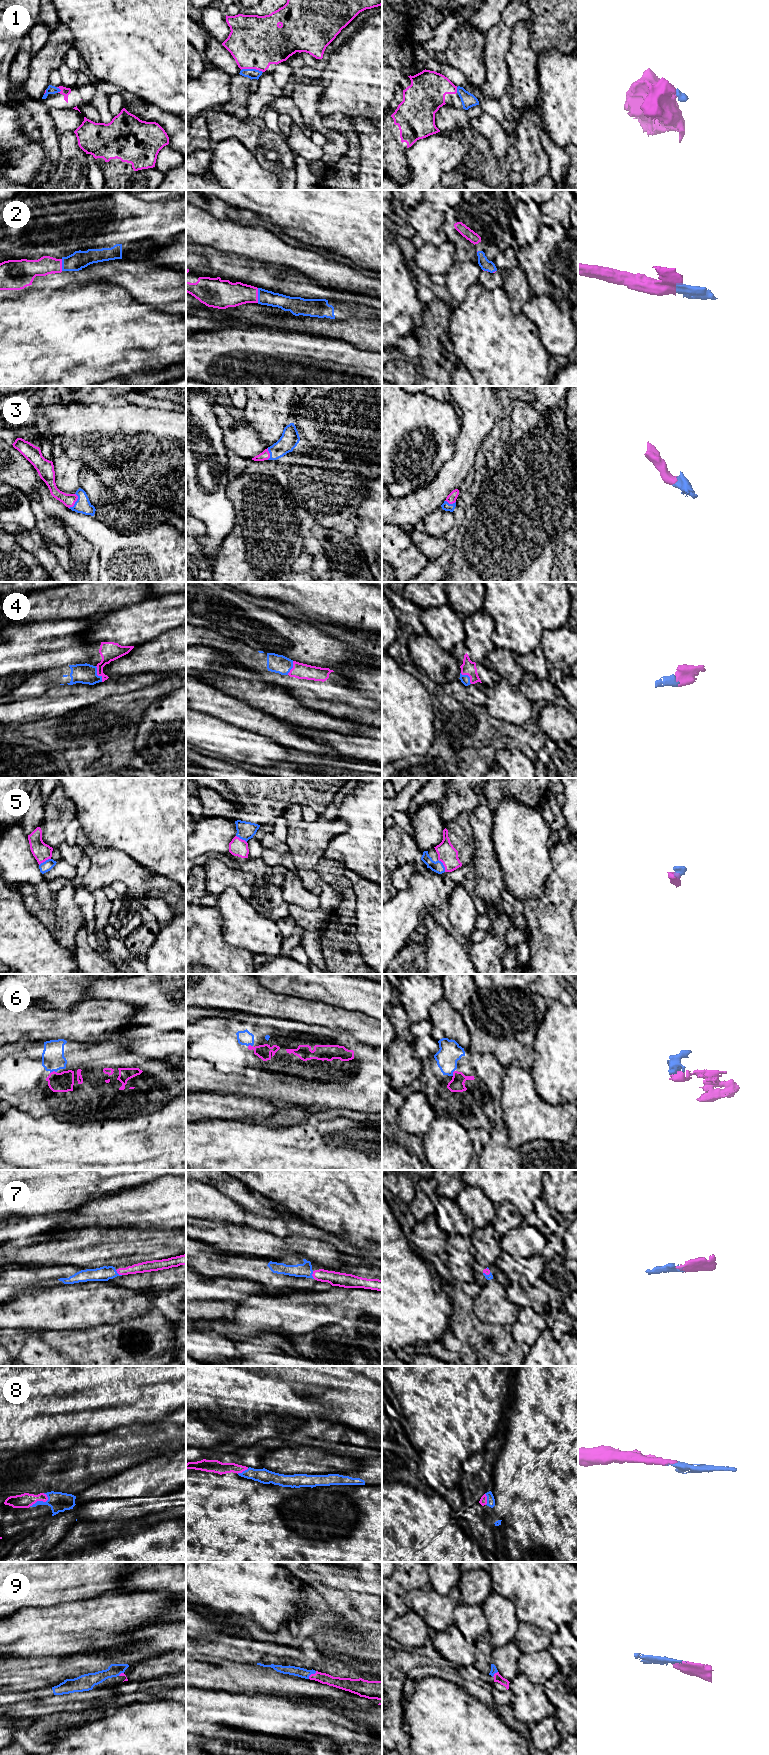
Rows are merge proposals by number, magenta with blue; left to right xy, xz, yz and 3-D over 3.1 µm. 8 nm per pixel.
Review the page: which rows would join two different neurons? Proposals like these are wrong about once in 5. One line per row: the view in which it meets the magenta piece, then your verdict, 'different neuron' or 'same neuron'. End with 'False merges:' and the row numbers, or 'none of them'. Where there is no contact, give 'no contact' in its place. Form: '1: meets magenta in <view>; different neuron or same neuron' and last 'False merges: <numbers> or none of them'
1: meets magenta in xz; same neuron
2: meets magenta in xz; same neuron
3: meets magenta in xy; same neuron
4: meets magenta in xy; same neuron
5: meets magenta in yz; same neuron
6: meets magenta in xy; same neuron
7: meets magenta in xz; same neuron
8: meets magenta in xy; same neuron
9: meets magenta in xz; same neuron
False merges: none of them

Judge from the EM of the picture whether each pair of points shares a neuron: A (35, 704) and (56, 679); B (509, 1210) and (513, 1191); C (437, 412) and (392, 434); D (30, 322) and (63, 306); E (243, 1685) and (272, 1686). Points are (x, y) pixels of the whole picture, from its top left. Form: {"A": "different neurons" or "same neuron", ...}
{"A": "different neurons", "B": "different neurons", "C": "same neuron", "D": "same neuron", "E": "same neuron"}

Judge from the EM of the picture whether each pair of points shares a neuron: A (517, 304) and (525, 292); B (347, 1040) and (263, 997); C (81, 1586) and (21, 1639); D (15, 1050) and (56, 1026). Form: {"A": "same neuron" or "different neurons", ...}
{"A": "same neuron", "B": "different neurons", "C": "different neurons", "D": "different neurons"}

